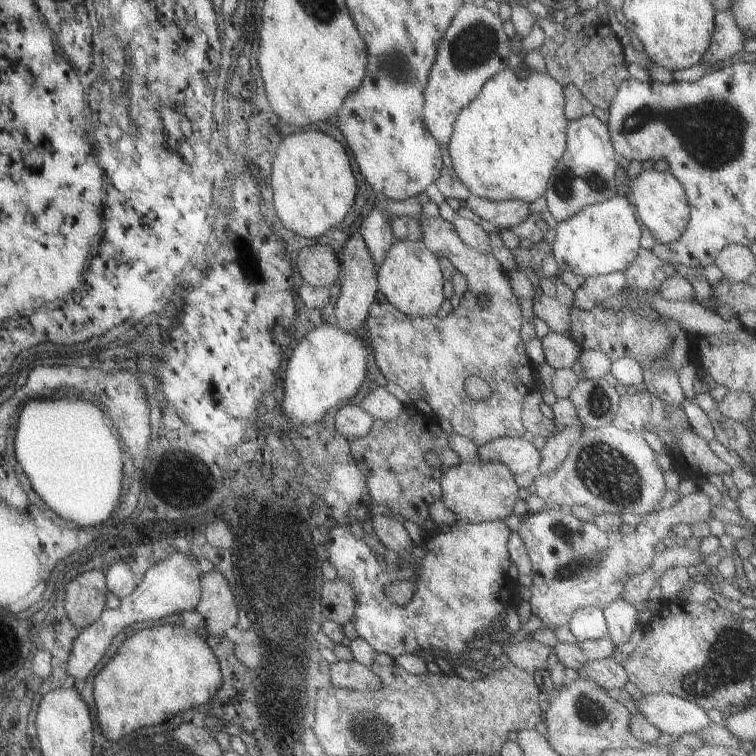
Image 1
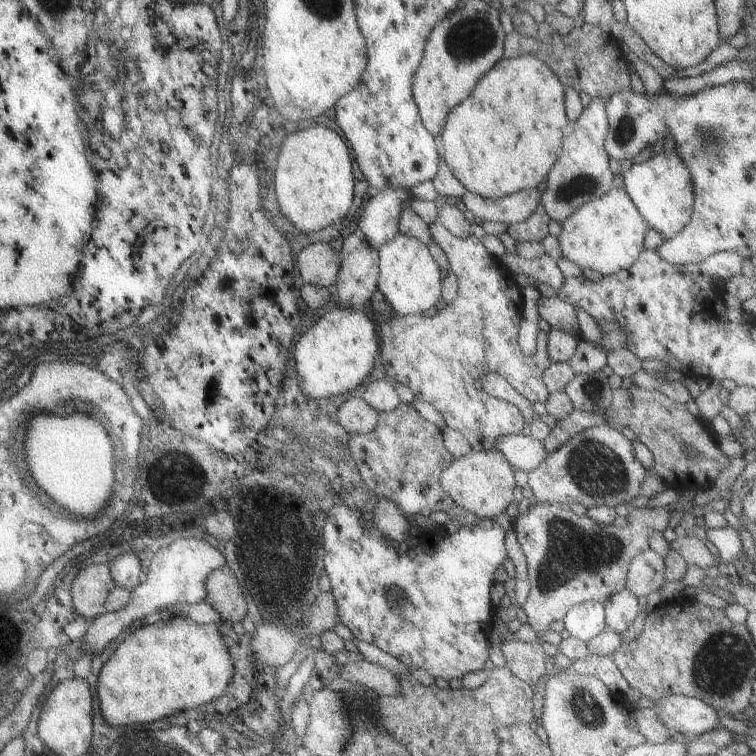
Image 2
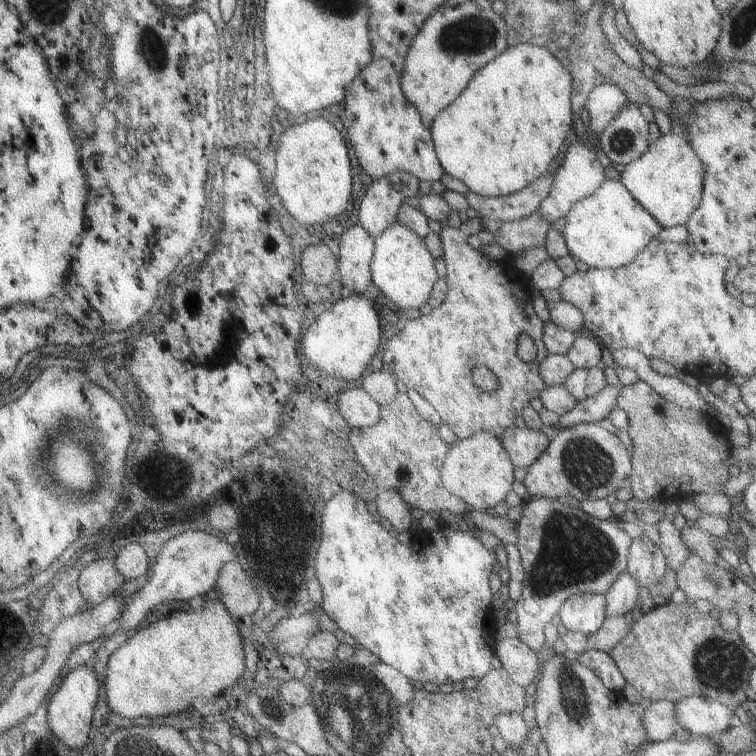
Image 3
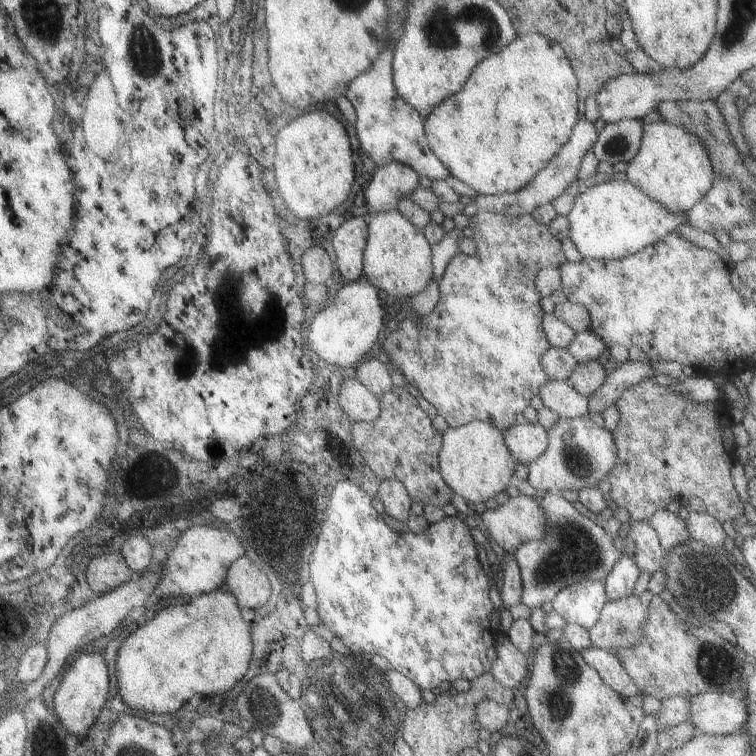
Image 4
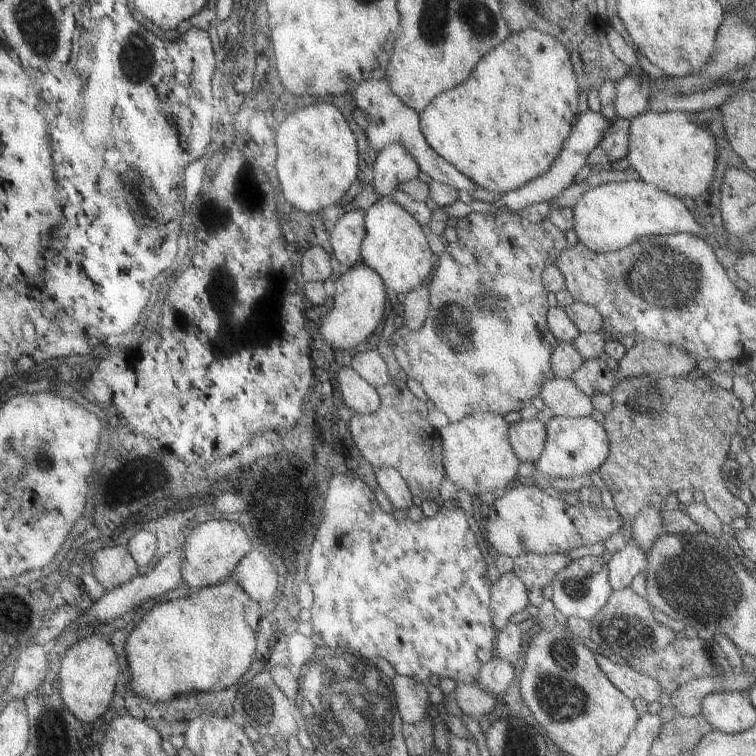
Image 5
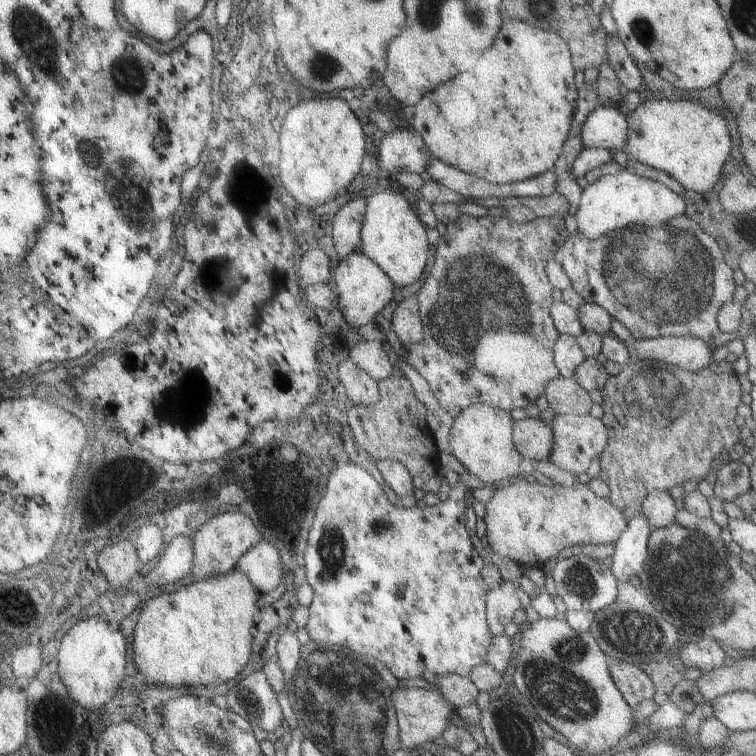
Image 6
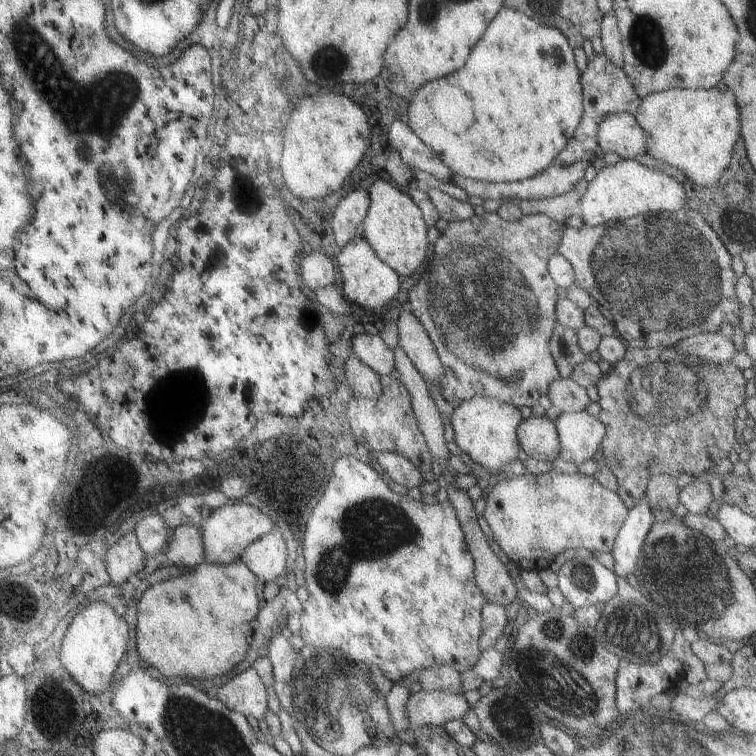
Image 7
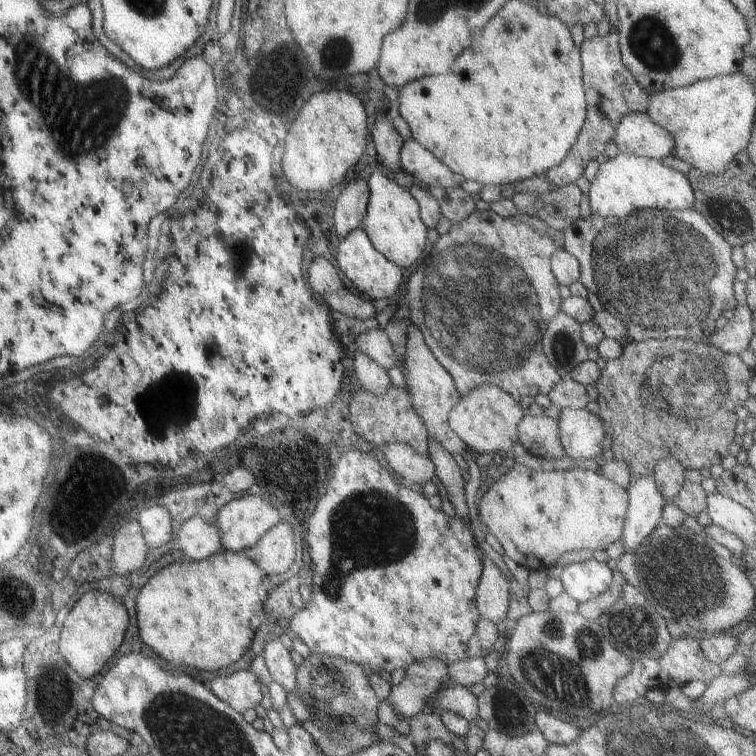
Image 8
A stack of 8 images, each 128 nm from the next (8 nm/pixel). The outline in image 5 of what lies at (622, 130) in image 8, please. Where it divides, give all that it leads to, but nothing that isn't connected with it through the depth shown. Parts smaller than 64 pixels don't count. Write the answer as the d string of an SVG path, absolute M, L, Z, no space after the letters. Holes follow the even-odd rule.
M587 109L586 112L579 114L568 138L565 139L561 150L553 159L552 165L543 174L532 178L523 186L499 194L498 199L494 202L497 212L516 213L519 209L523 209L524 206L533 203L547 203L558 194L561 194L567 186L574 183L575 171L584 165L587 154L601 142L603 134L609 130L609 126L611 126L611 122L607 118L603 118L599 112L591 112L591 110Z

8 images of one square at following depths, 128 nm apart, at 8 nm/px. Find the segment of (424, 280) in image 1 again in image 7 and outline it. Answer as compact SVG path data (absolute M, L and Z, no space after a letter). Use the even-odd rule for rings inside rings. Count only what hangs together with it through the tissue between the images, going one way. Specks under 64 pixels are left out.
M379 179L372 182L369 188L366 188L366 191L369 206L363 217L362 226L359 228L360 234L381 262L394 270L399 278L407 278L423 264L423 258L425 258L425 252L427 252L426 230L428 226L423 222L419 207L407 196L404 188L395 185L393 182Z

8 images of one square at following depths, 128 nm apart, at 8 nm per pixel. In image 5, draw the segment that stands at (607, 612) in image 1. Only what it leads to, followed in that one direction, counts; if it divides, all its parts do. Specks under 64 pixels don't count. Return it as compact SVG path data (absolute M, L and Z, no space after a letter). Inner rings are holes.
M629 538L623 548L611 553L611 558L606 564L611 591L629 587L633 578L643 572L645 560L646 553L639 550L639 544L633 538Z

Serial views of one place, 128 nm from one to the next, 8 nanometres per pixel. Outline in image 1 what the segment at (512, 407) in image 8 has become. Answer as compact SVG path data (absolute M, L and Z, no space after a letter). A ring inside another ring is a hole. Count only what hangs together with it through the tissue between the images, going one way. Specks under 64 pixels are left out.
M493 460L460 461L455 466L441 470L439 478L440 502L449 508L457 519L467 522L501 520L512 514L513 504L518 500L517 486L505 464Z

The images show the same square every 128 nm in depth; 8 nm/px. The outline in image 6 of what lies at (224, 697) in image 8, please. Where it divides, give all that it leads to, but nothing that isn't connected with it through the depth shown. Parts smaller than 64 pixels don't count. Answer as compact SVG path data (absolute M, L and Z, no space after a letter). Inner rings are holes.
M263 671L241 678L224 696L229 710L241 716L251 727L259 727L268 733L283 724L276 693Z

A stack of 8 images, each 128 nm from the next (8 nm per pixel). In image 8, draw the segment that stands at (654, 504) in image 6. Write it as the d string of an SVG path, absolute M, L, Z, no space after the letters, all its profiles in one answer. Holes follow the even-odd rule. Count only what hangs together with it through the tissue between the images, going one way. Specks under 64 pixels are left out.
M677 458L657 460L657 466L654 467L652 476L665 504L670 504L673 496L679 492L681 484L684 482L685 470Z

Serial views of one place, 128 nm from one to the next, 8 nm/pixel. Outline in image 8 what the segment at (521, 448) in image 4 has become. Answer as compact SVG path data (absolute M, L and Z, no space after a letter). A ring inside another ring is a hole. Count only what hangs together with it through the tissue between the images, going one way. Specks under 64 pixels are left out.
M523 416L516 427L516 438L534 457L559 460L565 456L557 433L557 420L547 416Z

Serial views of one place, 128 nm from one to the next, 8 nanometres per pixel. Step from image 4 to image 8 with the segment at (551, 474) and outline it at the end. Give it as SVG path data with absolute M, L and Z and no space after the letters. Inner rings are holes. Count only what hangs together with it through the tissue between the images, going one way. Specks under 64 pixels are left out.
M585 407L561 409L560 418L557 418L557 433L564 455L574 461L594 459L602 453L603 423Z

